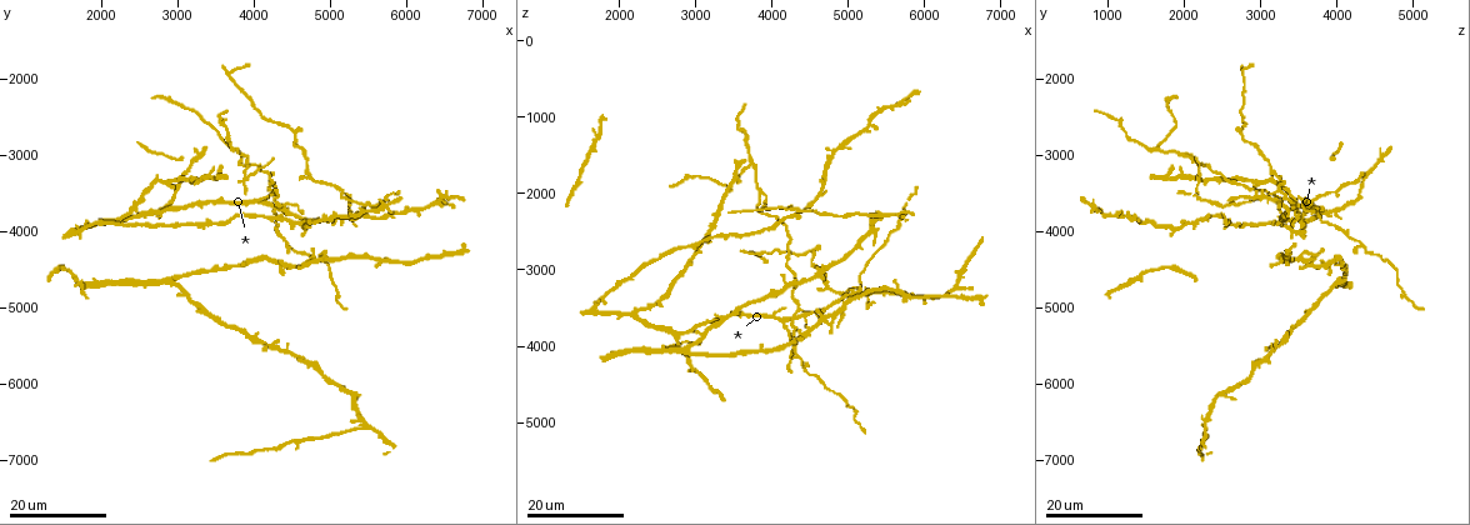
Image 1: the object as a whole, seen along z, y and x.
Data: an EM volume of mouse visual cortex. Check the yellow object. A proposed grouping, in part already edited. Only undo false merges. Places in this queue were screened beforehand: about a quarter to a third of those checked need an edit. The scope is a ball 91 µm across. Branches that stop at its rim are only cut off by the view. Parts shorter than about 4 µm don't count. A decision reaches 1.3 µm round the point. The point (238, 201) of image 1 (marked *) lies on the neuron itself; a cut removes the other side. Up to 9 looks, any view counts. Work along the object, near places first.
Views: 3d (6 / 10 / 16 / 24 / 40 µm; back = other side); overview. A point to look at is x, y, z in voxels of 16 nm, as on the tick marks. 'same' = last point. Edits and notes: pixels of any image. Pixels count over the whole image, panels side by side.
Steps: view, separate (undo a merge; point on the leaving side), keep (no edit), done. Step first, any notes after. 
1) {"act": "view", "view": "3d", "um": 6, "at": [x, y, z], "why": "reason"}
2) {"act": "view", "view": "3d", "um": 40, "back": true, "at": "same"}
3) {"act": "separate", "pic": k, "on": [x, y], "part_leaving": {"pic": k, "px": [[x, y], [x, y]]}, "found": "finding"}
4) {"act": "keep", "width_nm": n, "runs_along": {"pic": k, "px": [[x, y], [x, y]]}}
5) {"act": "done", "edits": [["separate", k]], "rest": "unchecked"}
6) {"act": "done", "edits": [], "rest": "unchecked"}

{"act": "view", "view": "3d", "um": 24, "at": [4150, 3600, 3650]}

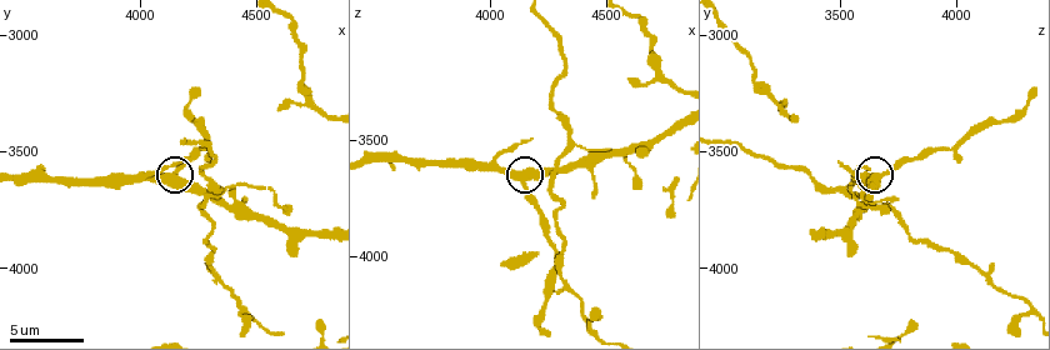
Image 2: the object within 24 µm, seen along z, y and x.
{"act": "view", "view": "3d", "um": 6, "at": [4140, 3590, 3690]}

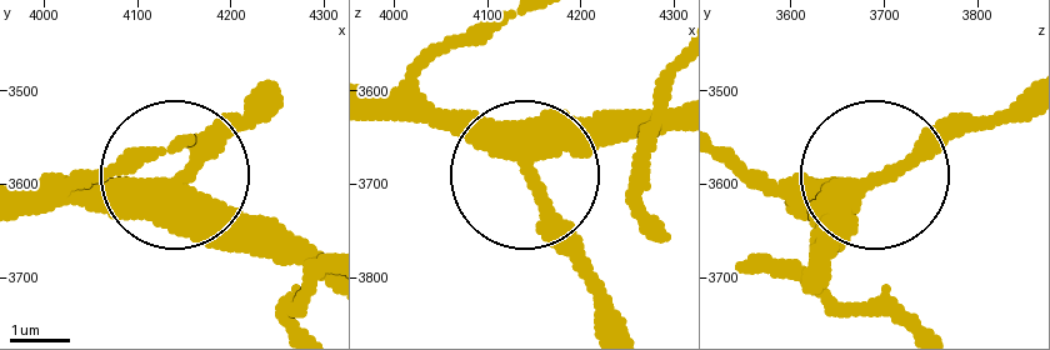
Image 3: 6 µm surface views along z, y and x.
{"act": "keep", "runs_along": {"pic": 3, "px": [[383, 100], [488, 130], [601, 289]]}, "found": "one neuron here"}

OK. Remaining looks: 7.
{"act": "view", "view": "3d", "um": 16, "at": [4450, 4200, 4300], "why": "thin arm on a thick one"}

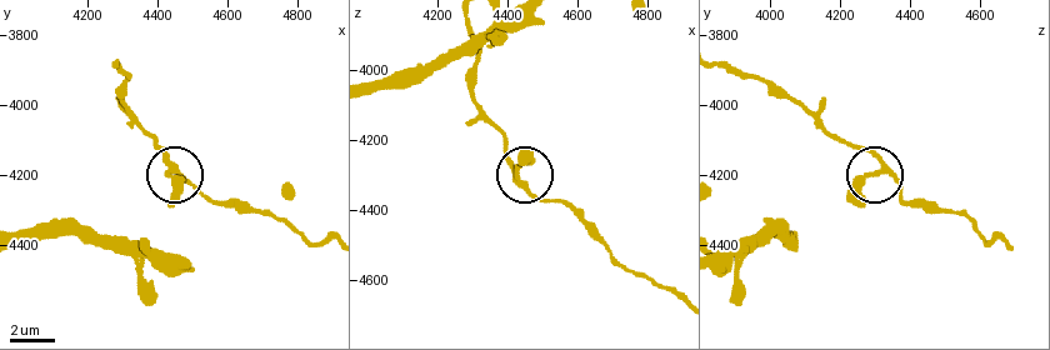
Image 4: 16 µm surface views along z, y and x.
{"act": "view", "view": "3d", "um": 10, "at": [4450, 4180, 4330]}

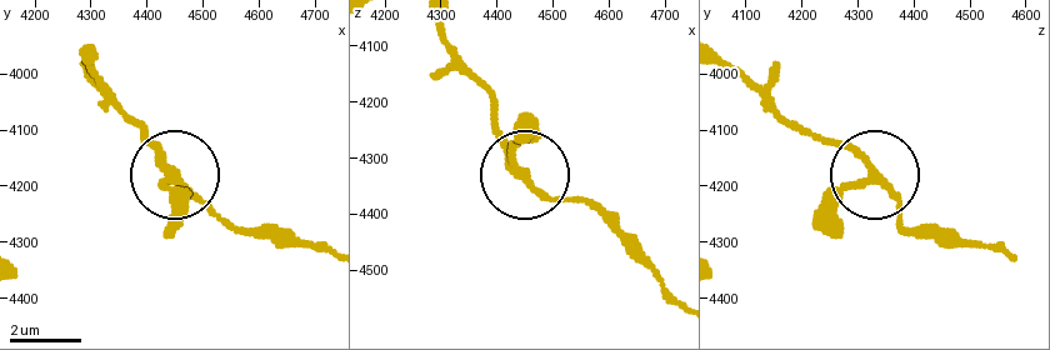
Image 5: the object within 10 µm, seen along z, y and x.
{"act": "keep", "runs_along": {"pic": 5, "px": [[723, 56], [785, 119], [856, 154], [899, 199], [901, 231]]}, "found": "continuous, no second neuron"}

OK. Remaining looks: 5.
{"act": "view", "view": "3d", "um": 10, "at": [4370, 3650, 3510], "why": "a fork"}

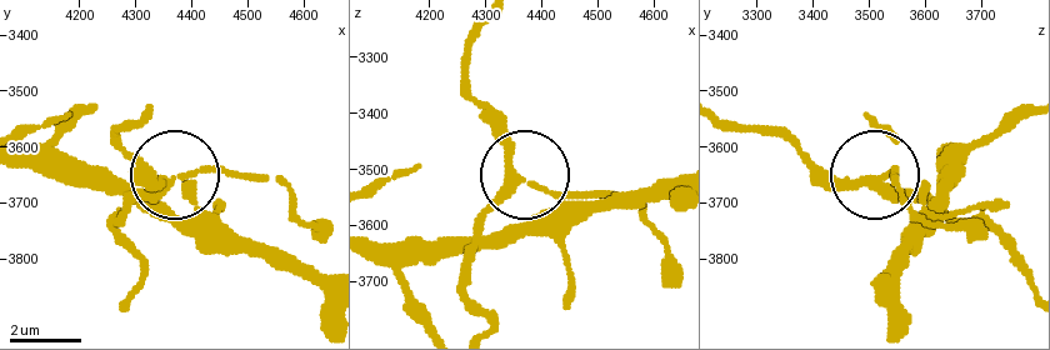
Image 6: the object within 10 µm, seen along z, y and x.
{"act": "keep", "arms": 3, "found": "all the same neuron"}

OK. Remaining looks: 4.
{"act": "view", "view": "3d", "um": 16, "at": [3900, 3050, 2000], "why": "three arms meet"}

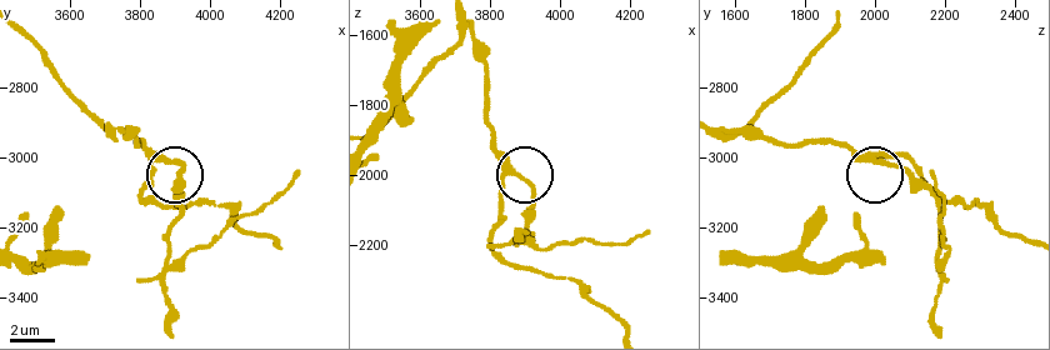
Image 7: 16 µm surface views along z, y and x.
{"act": "view", "view": "3d", "um": 10, "at": [3860, 3010, 1980]}

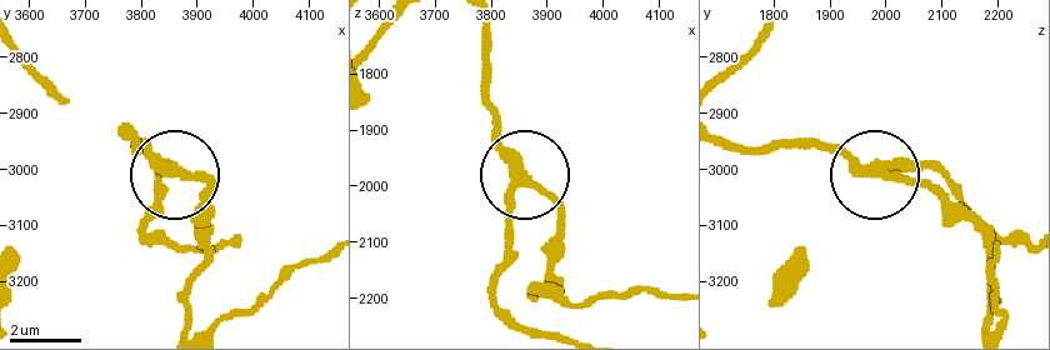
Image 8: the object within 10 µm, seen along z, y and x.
{"act": "keep", "arms": 3, "found": "continuous, no second neuron"}

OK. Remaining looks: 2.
{"act": "view", "view": "3d", "um": 16, "at": [2750, 3750, 3850]}

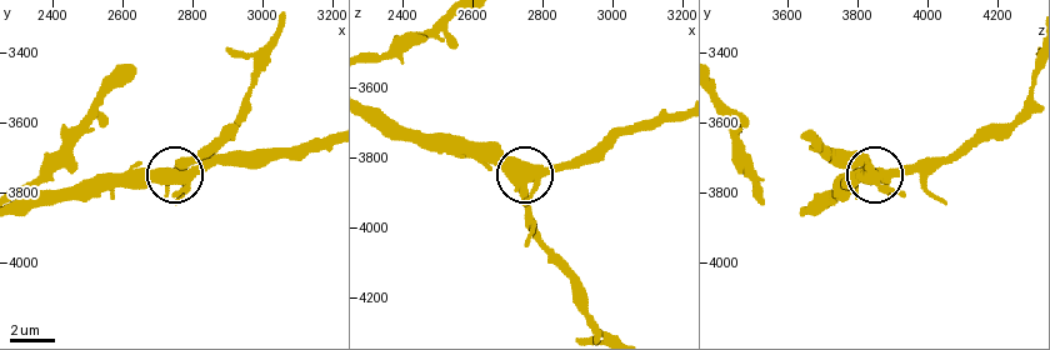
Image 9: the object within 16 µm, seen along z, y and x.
{"act": "view", "view": "3d", "um": 10, "at": [2720, 3760, 3880]}

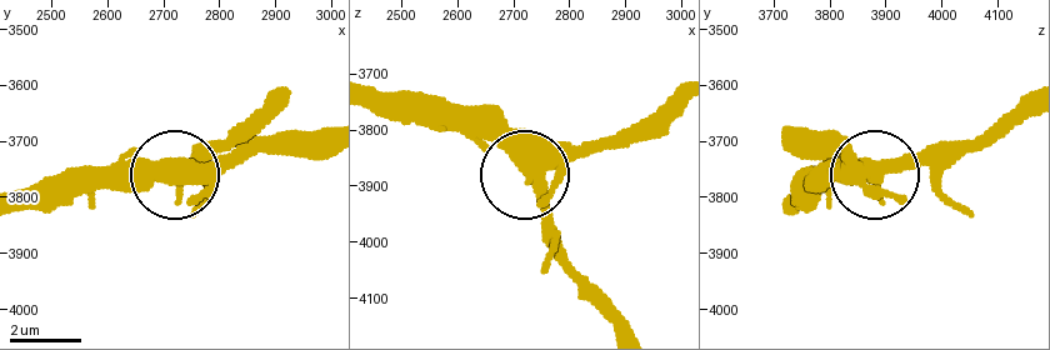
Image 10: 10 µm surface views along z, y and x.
{"act": "keep", "width_nm": 490, "found": "one neuron here"}

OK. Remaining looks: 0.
{"act": "done", "edits": [], "rest": "unchecked"}

